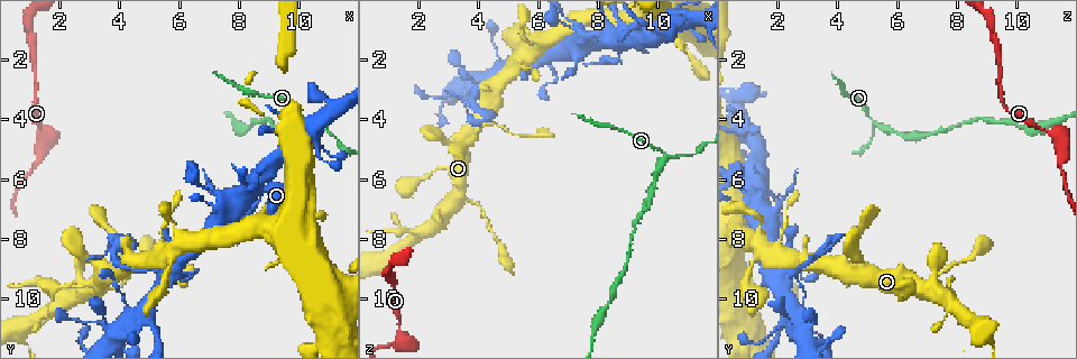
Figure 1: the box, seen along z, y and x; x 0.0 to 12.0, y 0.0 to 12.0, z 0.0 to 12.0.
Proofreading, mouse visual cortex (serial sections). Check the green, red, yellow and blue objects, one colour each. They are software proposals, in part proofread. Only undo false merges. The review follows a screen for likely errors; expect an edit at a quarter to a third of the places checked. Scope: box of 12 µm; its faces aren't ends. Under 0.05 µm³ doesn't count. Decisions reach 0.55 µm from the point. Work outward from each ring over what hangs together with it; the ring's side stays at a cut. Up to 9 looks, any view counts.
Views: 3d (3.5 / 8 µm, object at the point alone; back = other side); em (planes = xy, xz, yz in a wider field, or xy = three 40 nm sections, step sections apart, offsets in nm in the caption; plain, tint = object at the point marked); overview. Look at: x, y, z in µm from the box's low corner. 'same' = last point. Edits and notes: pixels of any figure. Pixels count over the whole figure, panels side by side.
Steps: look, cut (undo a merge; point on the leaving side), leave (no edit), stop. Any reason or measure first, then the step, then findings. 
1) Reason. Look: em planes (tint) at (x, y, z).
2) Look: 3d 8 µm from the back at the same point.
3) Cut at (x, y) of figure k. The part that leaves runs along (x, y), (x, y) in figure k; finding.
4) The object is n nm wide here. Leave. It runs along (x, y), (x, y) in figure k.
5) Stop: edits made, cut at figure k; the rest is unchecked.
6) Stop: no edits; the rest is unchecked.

Sharp bend. Look: 3d 3.5 µm at (4.2, 8.0, 3.8).

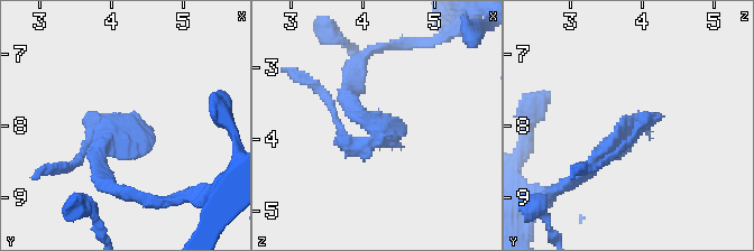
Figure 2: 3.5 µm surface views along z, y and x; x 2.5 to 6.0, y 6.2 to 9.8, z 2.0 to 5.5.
Need the tissue. Look: em xy step 1 (tint) at (4.15, 8.05, 3.75).

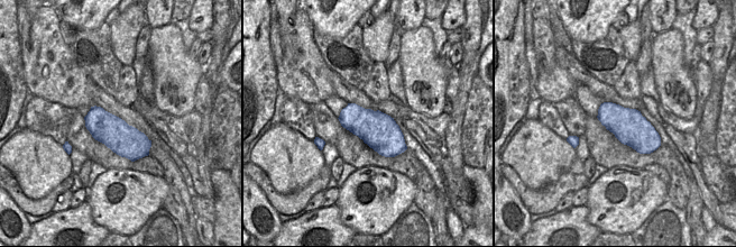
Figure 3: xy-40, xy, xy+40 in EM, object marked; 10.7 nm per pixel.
Leave. It runs along (578, 176), (635, 141) in figure 2; one cell here.

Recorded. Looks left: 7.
Look: 3d 3.5 µm from the back at (10.2, 4.2, 5.2).

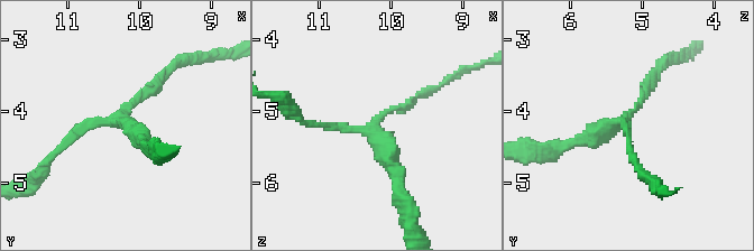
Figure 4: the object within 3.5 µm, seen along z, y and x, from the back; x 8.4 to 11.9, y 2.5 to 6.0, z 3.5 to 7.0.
3 arms meet here; the arms are 100, 150, 200 nm wide. Look: em xy step 1 (tint) at (10.25, 4.10, 5.25).

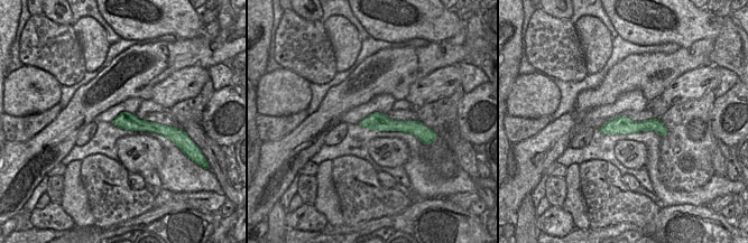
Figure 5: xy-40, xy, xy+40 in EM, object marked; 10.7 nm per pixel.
Leave. It runs along (603, 129), (657, 127), (664, 131) in figure 5; all the same cell.

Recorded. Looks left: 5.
Three arms meet. Look: 3d 8 µm at (9.8, 4.7, 1.1).

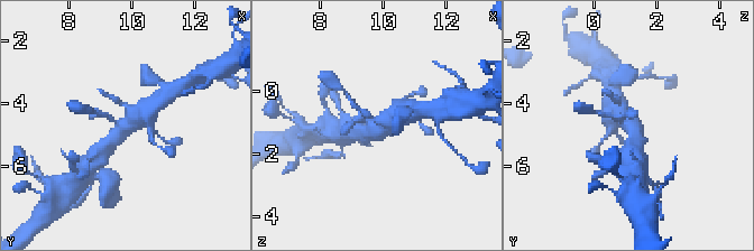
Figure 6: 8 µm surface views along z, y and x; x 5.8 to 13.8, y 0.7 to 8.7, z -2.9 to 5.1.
Zoom in. Look: 3d 3.5 µm from the back at (9.7, 4.8, 1.1).

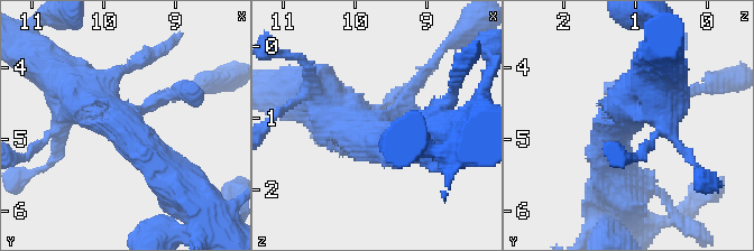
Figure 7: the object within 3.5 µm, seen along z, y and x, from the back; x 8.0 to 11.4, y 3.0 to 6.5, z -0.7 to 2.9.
3 arms meet here; the arms are 200, 450, 600 nm wide. Look: em xy step 2 (tint) at (9.75, 4.75, 1.20).

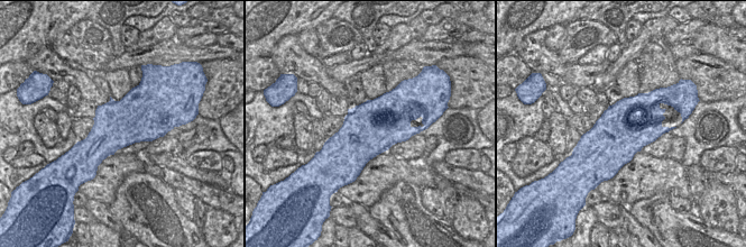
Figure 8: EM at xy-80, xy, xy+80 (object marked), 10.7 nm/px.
Leave. All the same cell.

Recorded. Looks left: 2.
Stop: no edits; the rest is unchecked.

